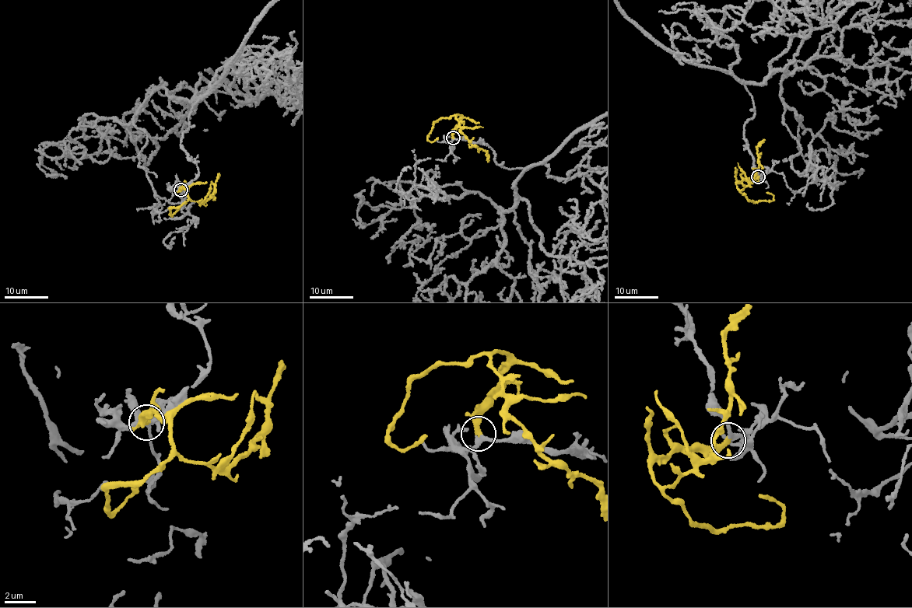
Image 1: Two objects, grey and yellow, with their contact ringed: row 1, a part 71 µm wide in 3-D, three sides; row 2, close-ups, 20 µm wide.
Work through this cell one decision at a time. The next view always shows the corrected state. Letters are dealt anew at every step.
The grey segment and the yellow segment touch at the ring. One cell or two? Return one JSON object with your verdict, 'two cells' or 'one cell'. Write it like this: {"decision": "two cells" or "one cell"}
{"decision": "one cell"}

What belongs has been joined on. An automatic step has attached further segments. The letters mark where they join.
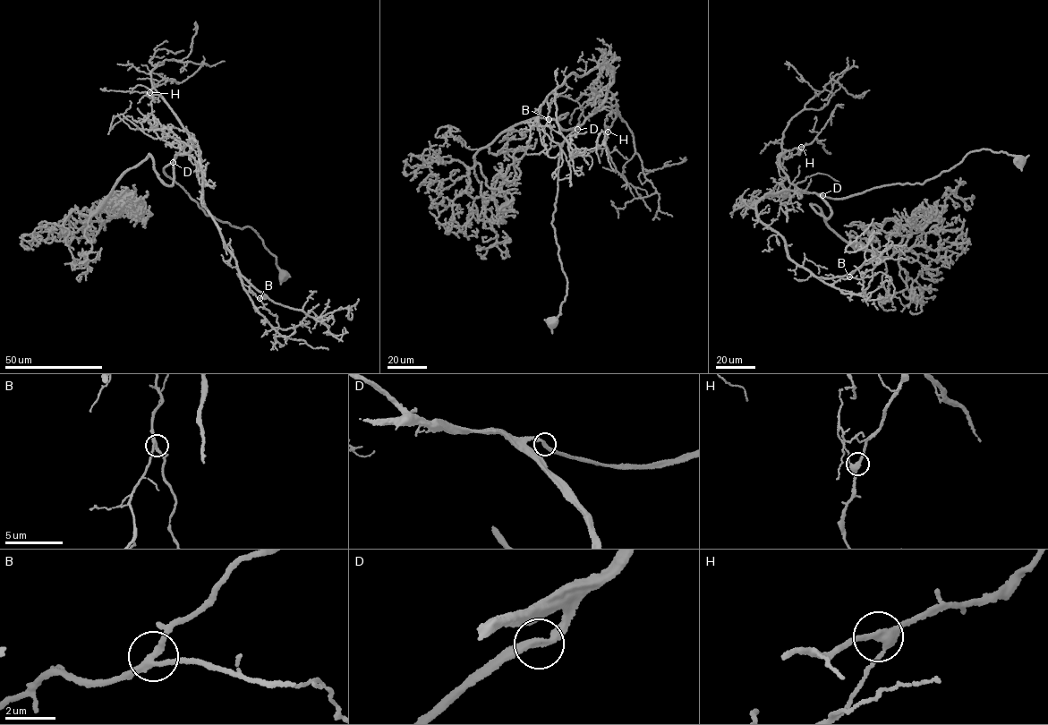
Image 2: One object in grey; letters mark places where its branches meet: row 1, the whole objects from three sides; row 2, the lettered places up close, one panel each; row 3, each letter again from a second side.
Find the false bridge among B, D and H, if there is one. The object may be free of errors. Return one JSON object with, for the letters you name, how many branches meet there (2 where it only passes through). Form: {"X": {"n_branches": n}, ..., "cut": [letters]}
{"cut": []}

